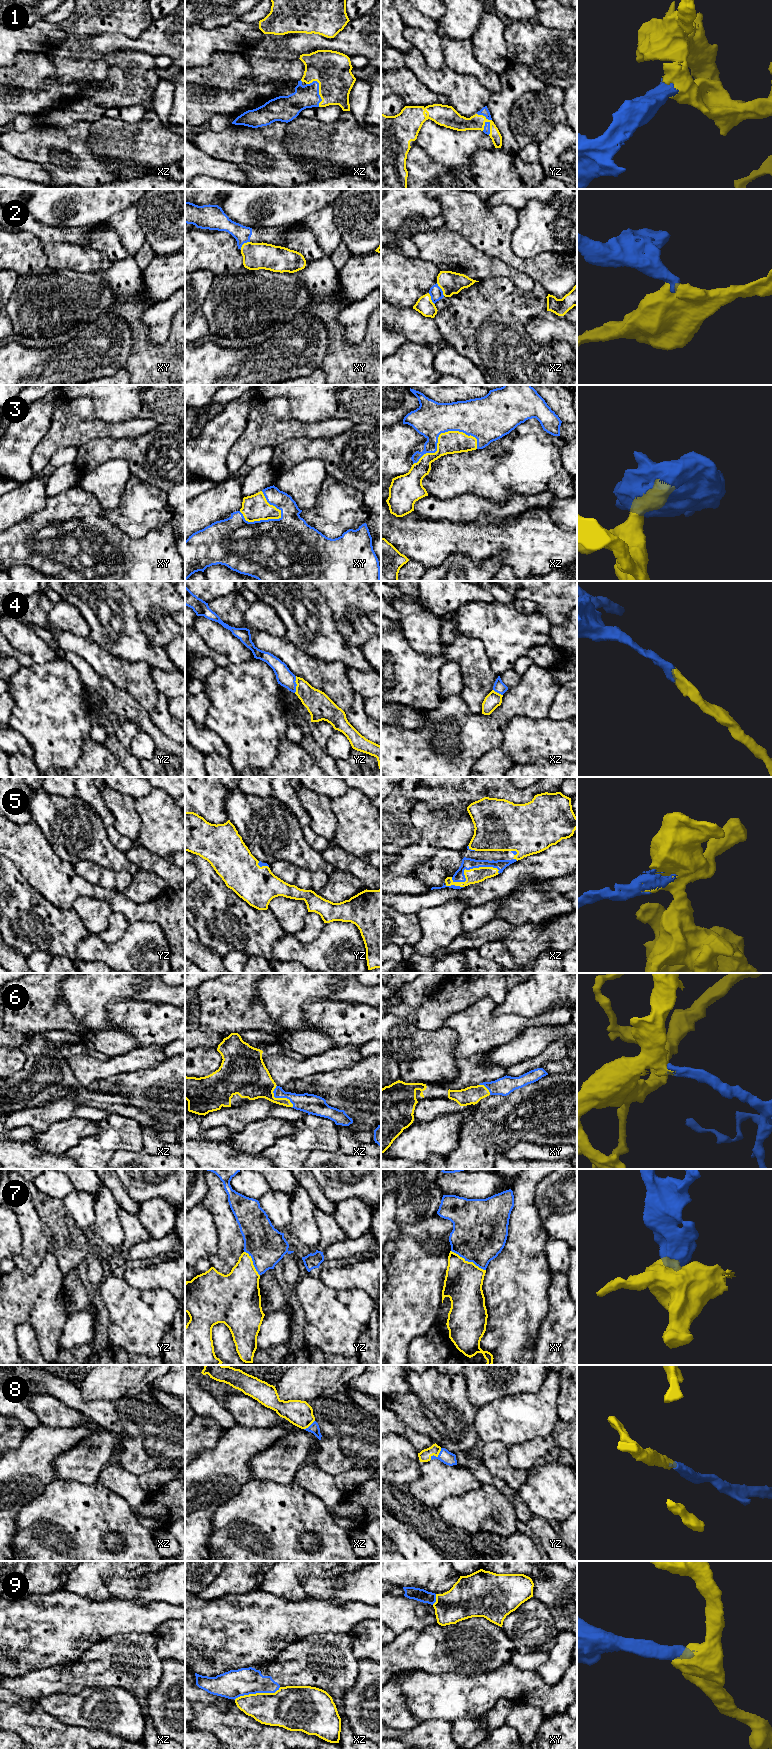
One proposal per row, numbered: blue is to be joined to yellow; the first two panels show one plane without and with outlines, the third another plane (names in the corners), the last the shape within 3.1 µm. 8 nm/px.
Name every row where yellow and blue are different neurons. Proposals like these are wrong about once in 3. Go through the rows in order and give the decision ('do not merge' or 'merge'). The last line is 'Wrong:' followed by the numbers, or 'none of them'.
1: merge
2: do not merge
3: merge
4: merge
5: merge
6: merge
7: do not merge
8: merge
9: do not merge
Wrong: 2, 7, 9

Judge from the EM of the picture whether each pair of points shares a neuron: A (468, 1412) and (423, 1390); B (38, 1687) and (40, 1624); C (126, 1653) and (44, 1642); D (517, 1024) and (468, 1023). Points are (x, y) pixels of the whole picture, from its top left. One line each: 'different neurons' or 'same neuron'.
A: same neuron
B: different neurons
C: different neurons
D: same neuron

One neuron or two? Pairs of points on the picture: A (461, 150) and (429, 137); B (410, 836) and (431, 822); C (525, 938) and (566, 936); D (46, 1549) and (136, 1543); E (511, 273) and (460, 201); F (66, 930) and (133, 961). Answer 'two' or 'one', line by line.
A: one
B: two
C: one
D: one
E: two
F: two

